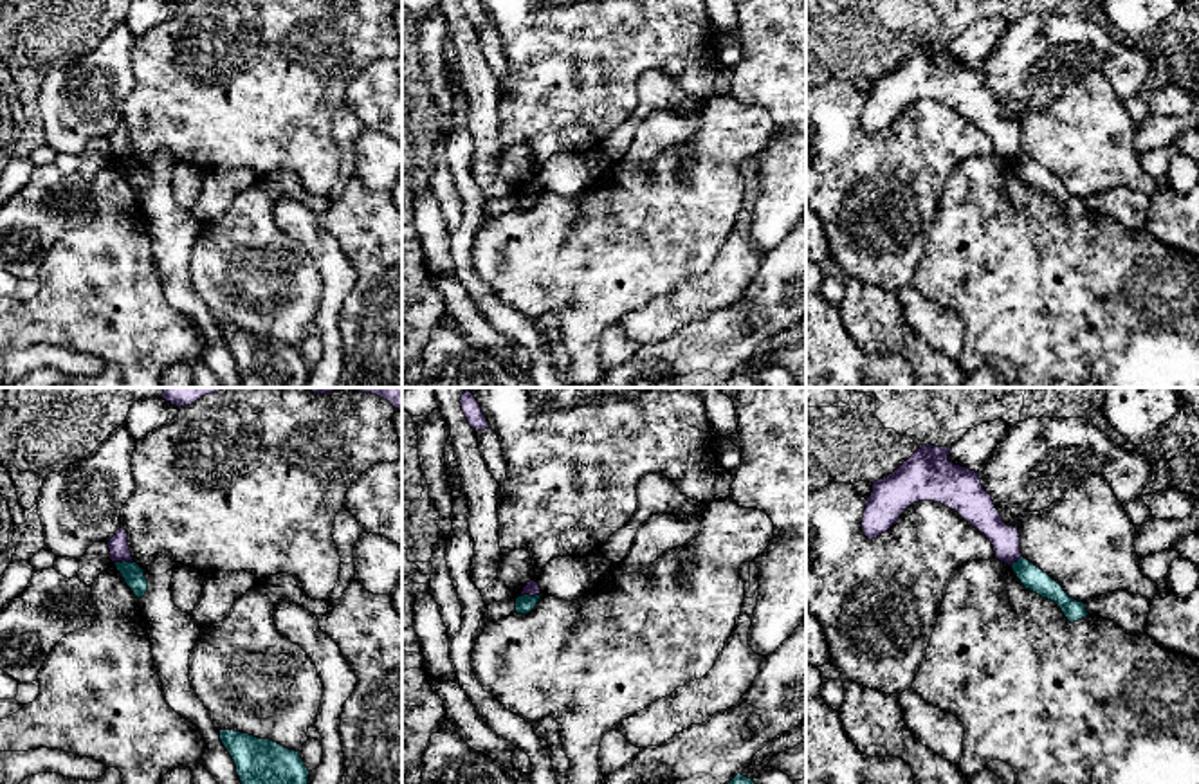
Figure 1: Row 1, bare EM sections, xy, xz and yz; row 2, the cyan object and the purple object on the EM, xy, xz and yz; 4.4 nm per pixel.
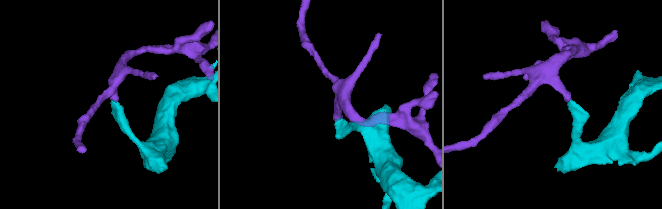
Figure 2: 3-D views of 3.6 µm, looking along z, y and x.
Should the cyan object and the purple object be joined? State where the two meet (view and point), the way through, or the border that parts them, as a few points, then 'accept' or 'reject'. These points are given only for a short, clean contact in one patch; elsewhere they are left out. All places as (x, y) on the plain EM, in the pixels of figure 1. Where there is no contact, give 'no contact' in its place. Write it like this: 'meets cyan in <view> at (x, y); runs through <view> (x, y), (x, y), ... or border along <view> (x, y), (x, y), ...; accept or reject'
meets cyan in xz at (529, 191); border along xz (540, 190), (520, 193); reject

